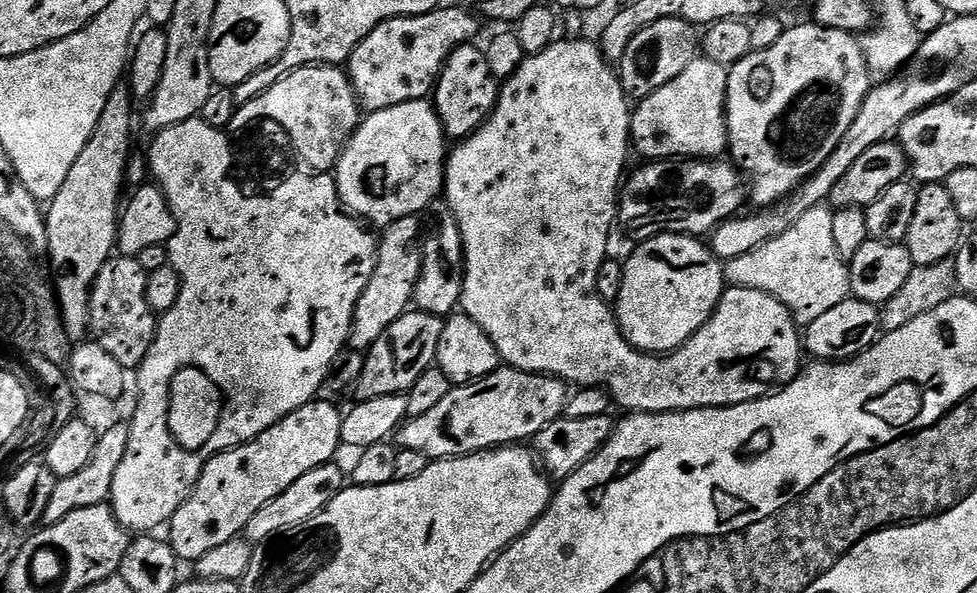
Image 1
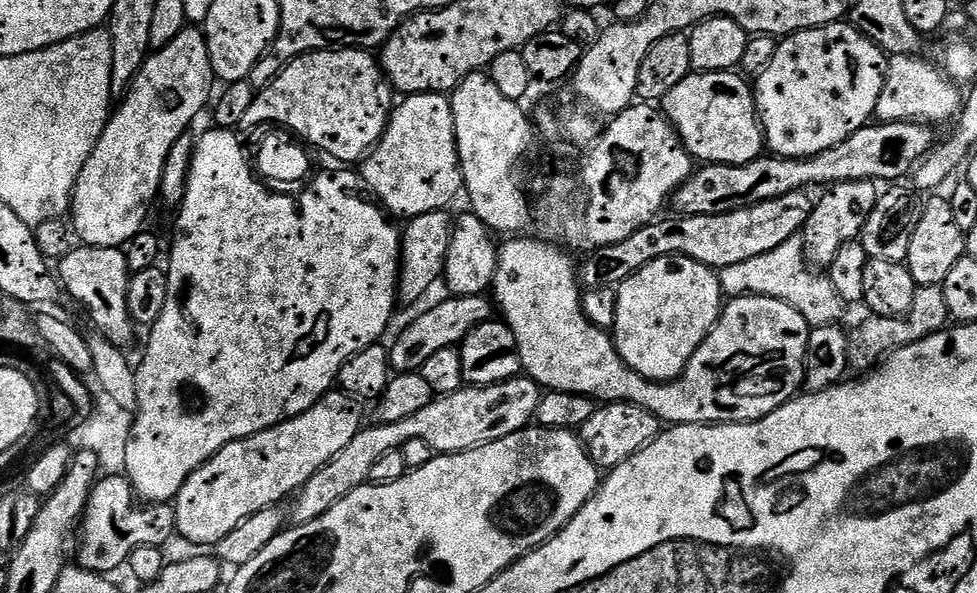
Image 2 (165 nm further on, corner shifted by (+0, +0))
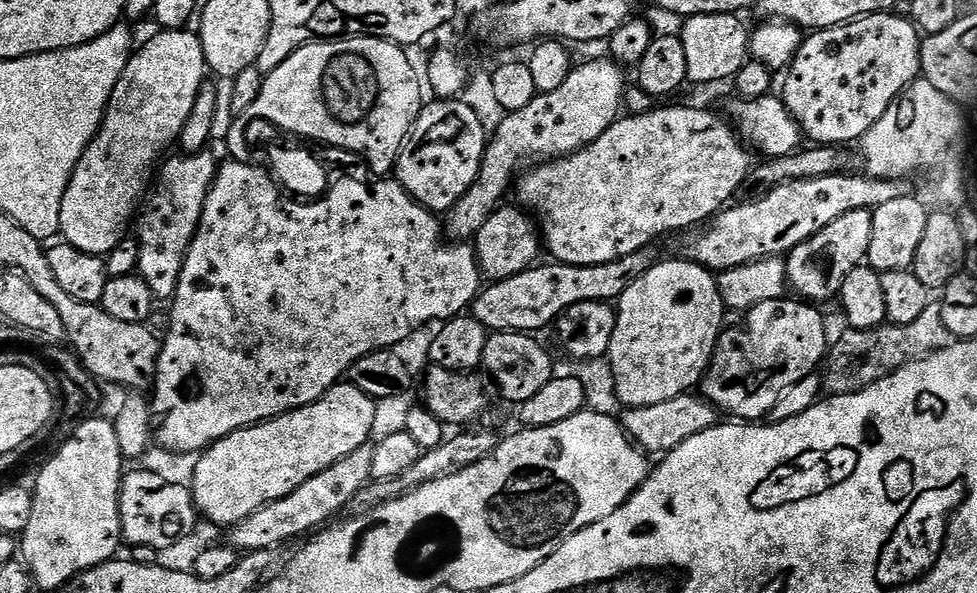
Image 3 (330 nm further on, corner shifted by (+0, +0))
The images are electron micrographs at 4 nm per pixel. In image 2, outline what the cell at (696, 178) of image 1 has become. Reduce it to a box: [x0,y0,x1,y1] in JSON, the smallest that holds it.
[670,122,934,216]

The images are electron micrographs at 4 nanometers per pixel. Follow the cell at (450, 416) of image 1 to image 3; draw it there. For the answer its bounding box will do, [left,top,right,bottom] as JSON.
[227,446,371,554]

